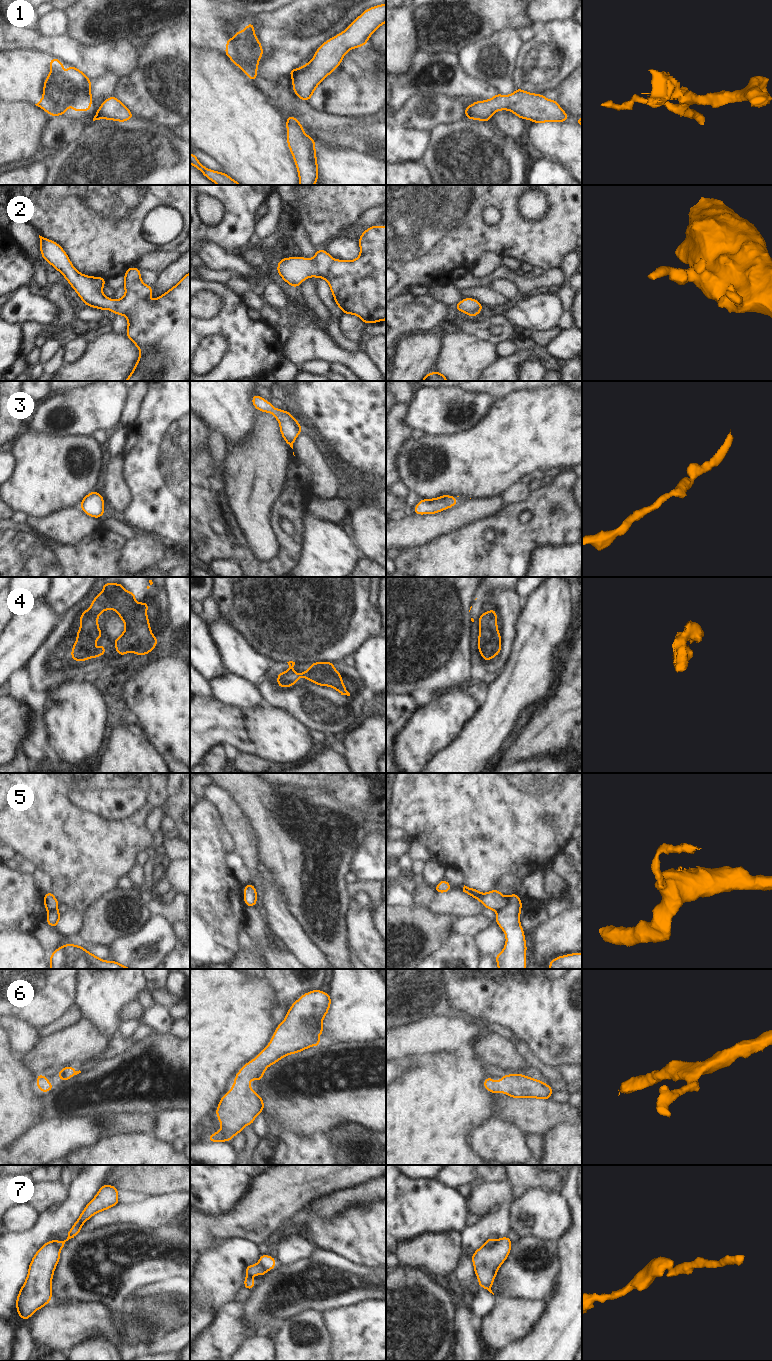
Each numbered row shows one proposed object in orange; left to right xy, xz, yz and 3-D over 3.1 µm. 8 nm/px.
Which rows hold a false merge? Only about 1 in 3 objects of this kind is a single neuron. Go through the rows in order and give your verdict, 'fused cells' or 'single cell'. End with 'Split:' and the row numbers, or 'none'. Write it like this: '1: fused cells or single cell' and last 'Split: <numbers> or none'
1: fused cells
2: single cell
3: single cell
4: fused cells
5: fused cells
6: single cell
7: fused cells
Split: 1, 4, 5, 7

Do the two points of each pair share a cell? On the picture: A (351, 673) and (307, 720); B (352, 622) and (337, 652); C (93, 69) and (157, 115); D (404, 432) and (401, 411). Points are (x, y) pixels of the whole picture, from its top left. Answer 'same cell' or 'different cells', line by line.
A: different cells
B: same cell
C: different cells
D: same cell

